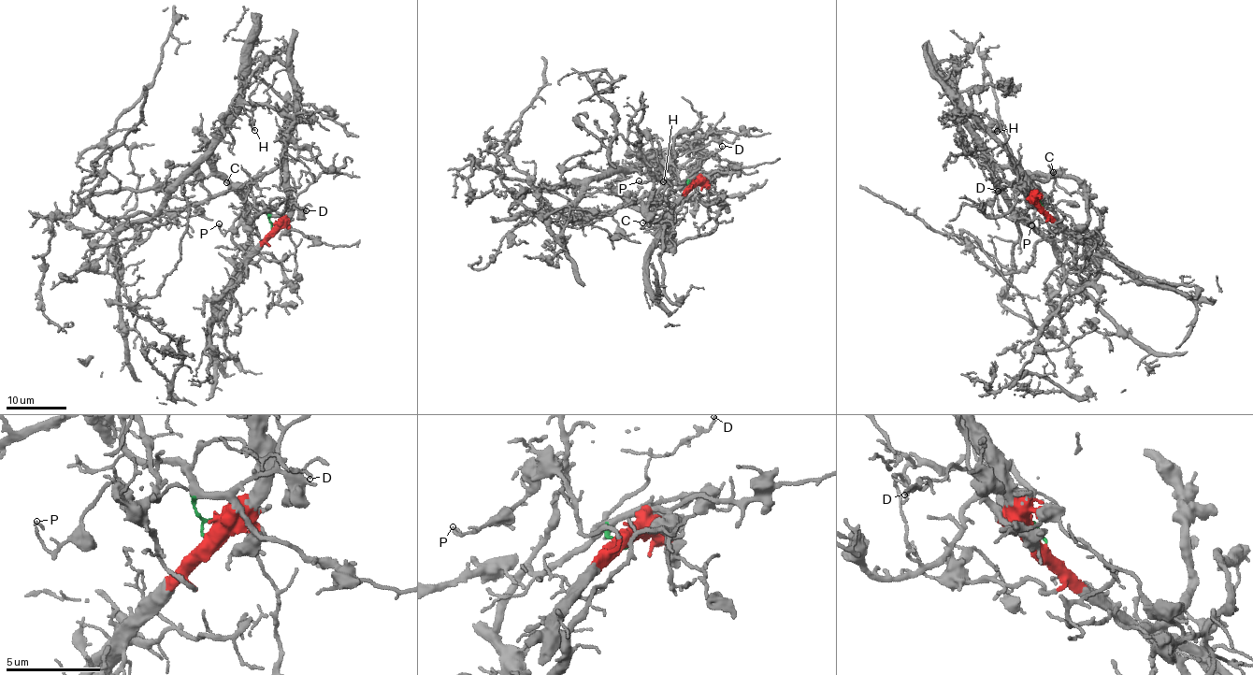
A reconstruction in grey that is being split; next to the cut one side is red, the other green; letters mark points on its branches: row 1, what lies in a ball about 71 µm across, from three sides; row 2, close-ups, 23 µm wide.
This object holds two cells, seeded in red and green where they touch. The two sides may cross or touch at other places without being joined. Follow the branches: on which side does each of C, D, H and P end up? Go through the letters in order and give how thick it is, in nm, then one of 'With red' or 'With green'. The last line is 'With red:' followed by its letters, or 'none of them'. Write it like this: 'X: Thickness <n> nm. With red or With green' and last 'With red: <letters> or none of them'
C: Thickness 120 nm. With green
D: Thickness 120 nm. With green
H: Thickness 100 nm. With green
P: Thickness 140 nm. With red
With red: P

